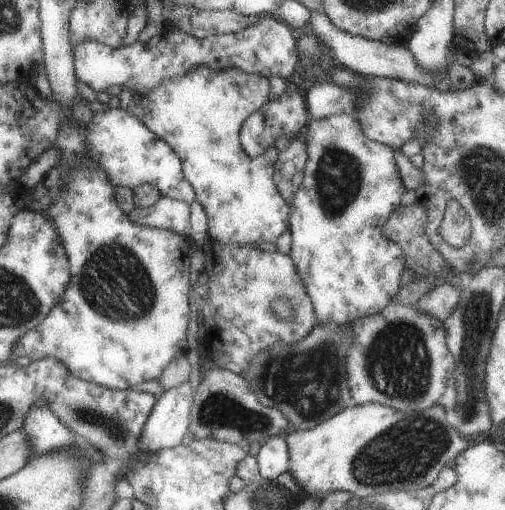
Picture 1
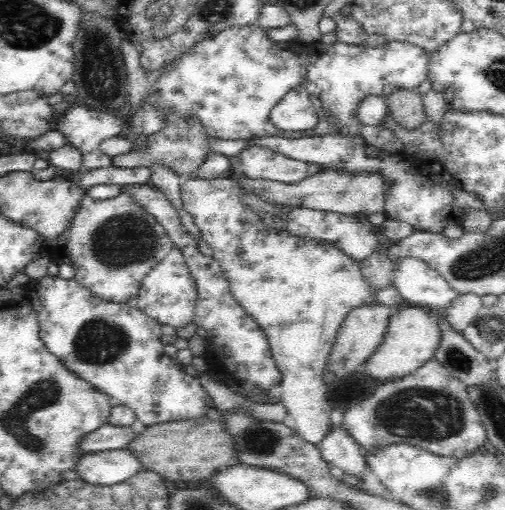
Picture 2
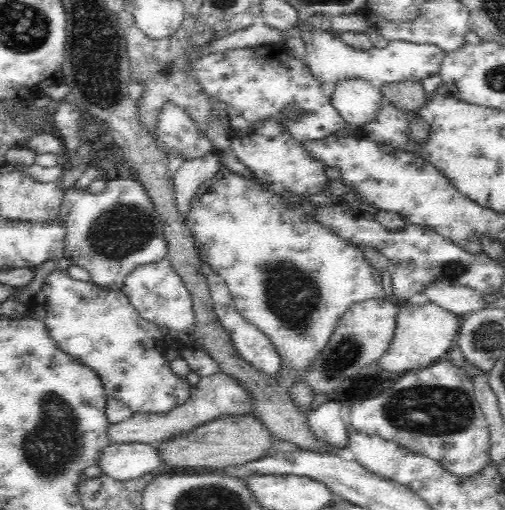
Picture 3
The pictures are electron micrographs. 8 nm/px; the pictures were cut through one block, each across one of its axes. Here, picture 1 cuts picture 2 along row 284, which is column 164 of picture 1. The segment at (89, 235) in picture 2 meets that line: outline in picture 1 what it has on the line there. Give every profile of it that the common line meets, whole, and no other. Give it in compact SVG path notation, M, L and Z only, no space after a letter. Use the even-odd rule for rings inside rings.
M199 64L189 68L183 76L161 80L155 88L133 99L126 109L133 118L137 118L156 138L163 140L175 152L181 164L183 178L191 184L194 200L203 207L207 216L207 238L221 244L275 243L288 228L290 206L279 196L272 178L278 151L269 146L263 154L251 157L243 152L238 142L241 124L244 124L247 116L257 112L268 102L270 87L270 81L259 74L248 74L231 66L213 70L205 64Z

